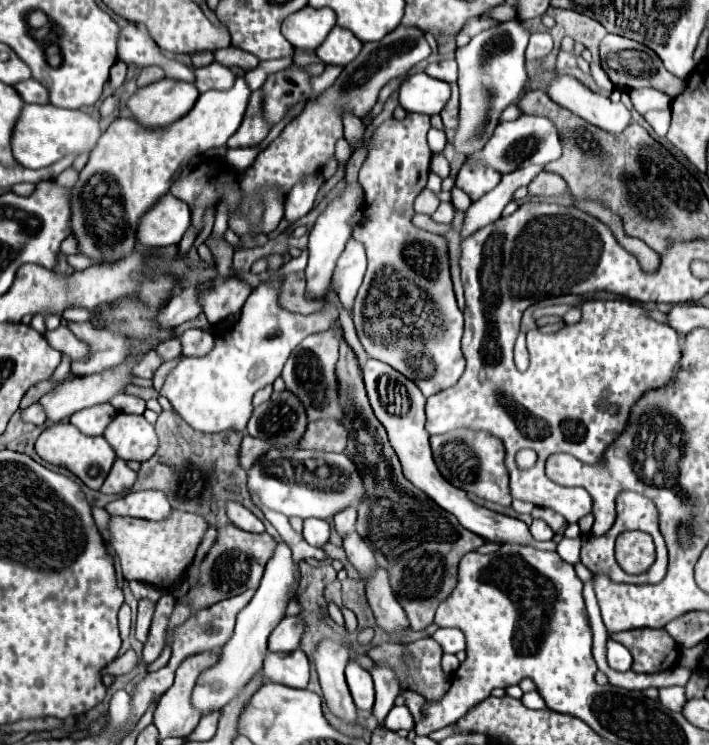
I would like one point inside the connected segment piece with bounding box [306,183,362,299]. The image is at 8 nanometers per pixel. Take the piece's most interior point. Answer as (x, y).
(332, 230)

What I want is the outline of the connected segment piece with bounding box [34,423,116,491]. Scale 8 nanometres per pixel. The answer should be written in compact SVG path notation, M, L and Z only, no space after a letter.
M54 423L54 425L46 427L40 433L40 437L36 439L34 449L44 461L68 469L84 485L88 485L90 489L96 489L96 491L102 487L102 483L108 477L110 467L112 467L112 463L116 459L114 449L110 447L110 443L104 437L88 437L88 435L80 433L72 423Z

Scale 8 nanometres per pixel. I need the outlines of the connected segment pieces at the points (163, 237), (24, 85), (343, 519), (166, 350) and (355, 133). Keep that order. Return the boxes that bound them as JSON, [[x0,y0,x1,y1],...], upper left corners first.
[[136,193,190,247],[14,79,48,103],[334,509,356,537],[156,339,182,361],[344,115,364,145]]

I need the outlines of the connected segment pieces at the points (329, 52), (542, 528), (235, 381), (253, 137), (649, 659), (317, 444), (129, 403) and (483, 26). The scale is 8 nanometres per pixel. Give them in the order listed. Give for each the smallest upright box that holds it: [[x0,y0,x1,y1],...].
[[314,25,362,67],[530,519,554,541],[160,281,338,433],[230,91,270,147],[612,629,680,673],[296,421,348,453],[110,395,146,415],[456,17,500,47]]

